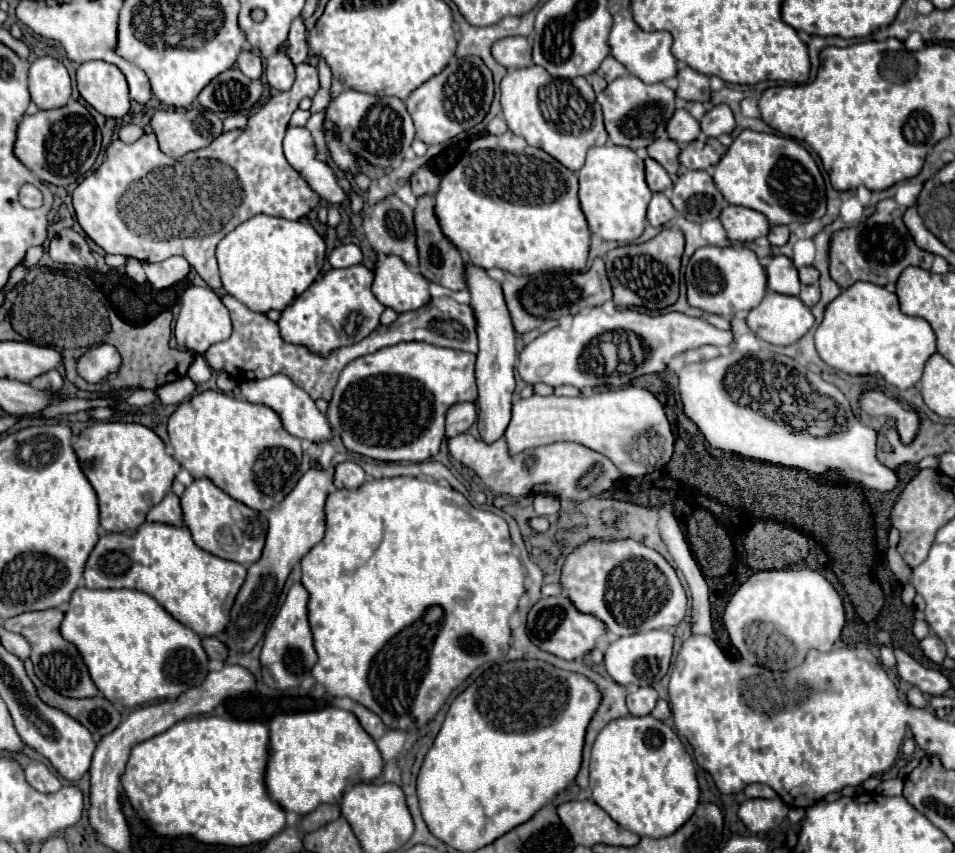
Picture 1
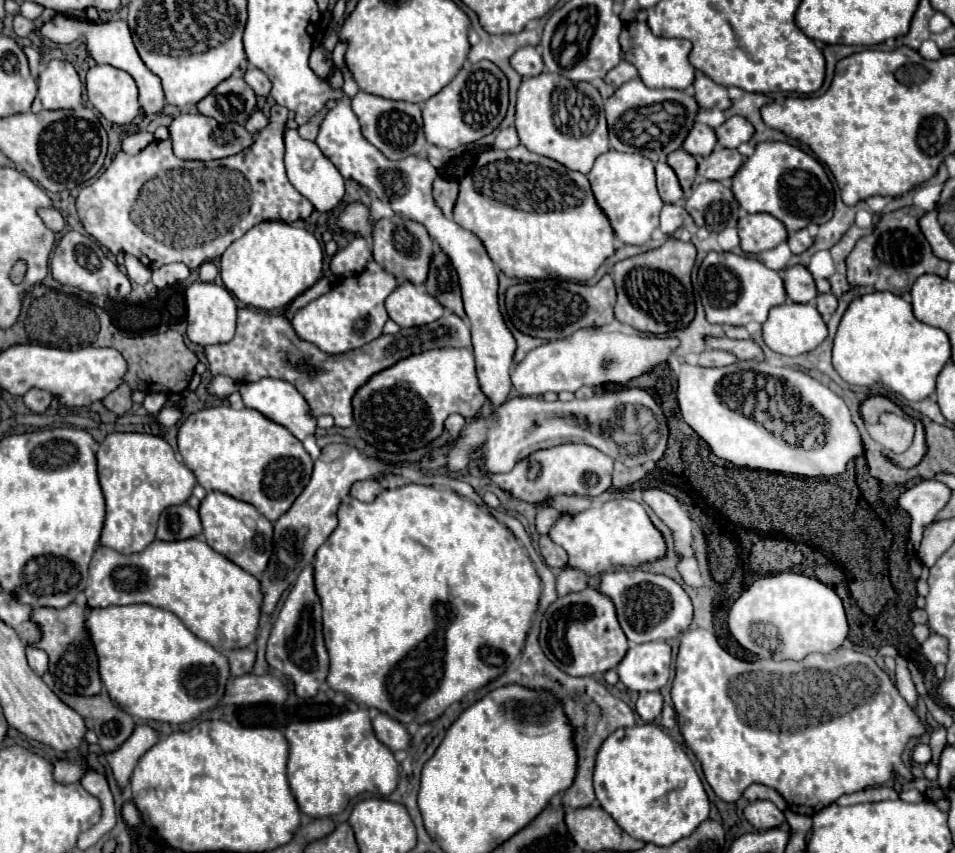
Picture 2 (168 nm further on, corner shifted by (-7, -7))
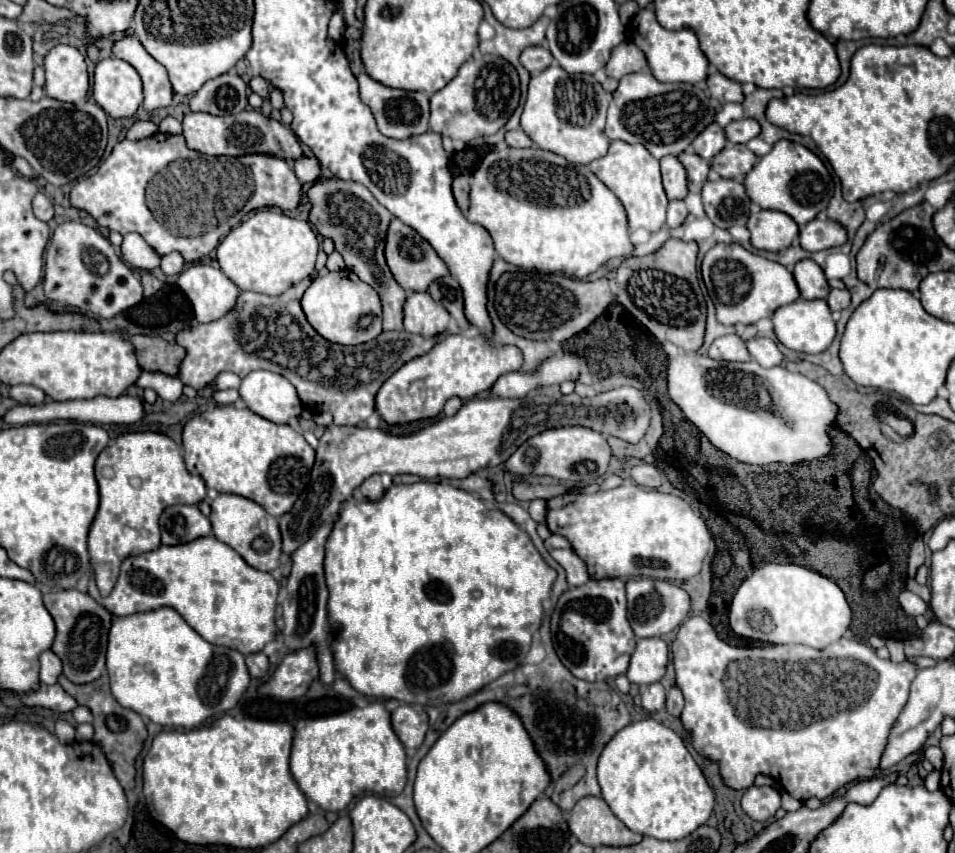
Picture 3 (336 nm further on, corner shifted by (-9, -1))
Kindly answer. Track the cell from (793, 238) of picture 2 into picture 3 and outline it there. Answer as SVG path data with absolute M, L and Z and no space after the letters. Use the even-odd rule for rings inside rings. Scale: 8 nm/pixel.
M814 219L800 229L800 245L810 253L824 251L830 247L840 247L846 241L848 233L846 229L842 229L842 225L838 225L838 221Z

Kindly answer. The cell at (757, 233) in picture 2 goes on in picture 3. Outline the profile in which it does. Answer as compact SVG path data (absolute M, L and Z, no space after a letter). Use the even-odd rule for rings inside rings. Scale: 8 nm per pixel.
M782 211L752 213L748 219L748 229L752 233L752 245L762 251L788 249L798 235L796 221Z

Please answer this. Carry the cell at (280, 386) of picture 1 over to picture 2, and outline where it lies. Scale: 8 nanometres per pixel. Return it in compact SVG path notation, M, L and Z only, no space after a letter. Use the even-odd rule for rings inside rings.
M260 379L256 383L244 383L240 387L240 395L246 407L260 411L268 419L284 425L296 439L304 441L308 435L316 433L316 417L310 413L306 399L296 391L296 387L282 379Z

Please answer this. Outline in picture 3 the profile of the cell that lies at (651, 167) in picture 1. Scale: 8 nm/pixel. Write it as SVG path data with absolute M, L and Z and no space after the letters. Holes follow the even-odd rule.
M664 157L660 159L660 167L668 199L684 199L688 195L684 165L676 157Z

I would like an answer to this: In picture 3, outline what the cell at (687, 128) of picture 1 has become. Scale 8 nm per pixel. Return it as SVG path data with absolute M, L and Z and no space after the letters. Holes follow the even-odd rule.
M712 123L708 125L692 143L694 151L702 157L702 159L712 159L714 155L718 155L726 145L726 135L724 135L724 129L718 125L718 123Z

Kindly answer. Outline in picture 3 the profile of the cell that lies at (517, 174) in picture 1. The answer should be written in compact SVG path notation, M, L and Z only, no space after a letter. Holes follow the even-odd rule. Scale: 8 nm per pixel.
M500 147L488 153L472 175L468 221L482 225L494 239L498 255L526 271L564 273L574 279L586 279L612 257L628 257L634 245L628 235L626 211L620 199L590 171L588 165L574 165L564 157L532 149Z

